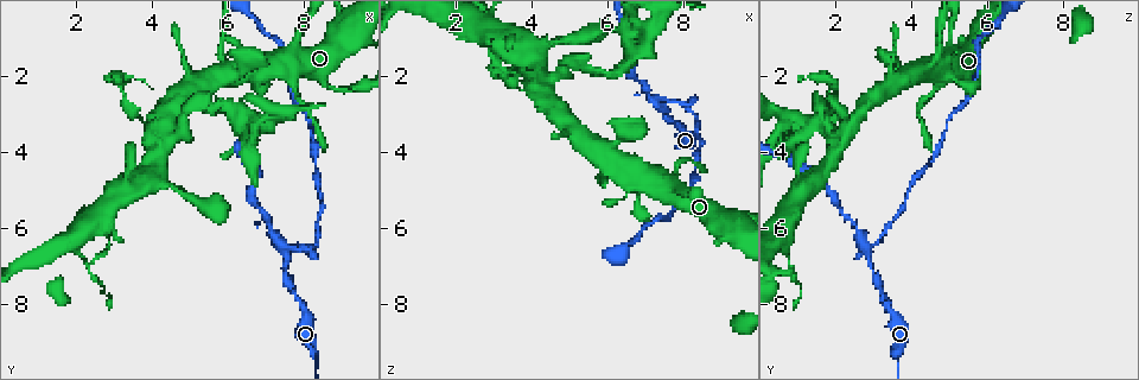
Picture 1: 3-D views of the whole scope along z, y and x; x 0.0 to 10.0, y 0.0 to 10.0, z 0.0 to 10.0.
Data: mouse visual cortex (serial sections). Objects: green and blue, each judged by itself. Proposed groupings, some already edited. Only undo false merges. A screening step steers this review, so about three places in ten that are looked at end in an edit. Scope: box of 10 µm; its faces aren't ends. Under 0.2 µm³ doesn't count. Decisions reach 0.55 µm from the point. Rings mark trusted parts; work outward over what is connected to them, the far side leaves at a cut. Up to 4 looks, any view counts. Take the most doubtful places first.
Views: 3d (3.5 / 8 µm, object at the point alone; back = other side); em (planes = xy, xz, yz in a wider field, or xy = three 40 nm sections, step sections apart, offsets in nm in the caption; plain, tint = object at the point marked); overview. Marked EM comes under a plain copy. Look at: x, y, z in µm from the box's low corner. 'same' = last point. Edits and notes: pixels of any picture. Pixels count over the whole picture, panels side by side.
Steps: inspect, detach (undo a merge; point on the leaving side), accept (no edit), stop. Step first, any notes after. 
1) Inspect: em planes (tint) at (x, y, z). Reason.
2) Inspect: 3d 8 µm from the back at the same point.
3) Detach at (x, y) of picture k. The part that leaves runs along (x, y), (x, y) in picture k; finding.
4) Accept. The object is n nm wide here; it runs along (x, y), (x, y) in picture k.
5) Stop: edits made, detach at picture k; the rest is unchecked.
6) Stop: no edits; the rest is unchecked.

Inspect: 3d 3.5 µm at (7.40, 6.55, 2.85). A fork.

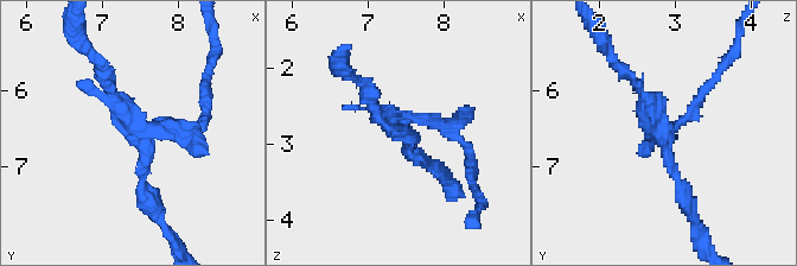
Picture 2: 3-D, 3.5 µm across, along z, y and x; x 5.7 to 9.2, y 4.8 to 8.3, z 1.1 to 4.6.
Inspect: em xy step 1 (tint) at (7.50, 6.55, 2.80). 3 arms meet here; the arms are 150, 150, 200 nm wide; now the EM.

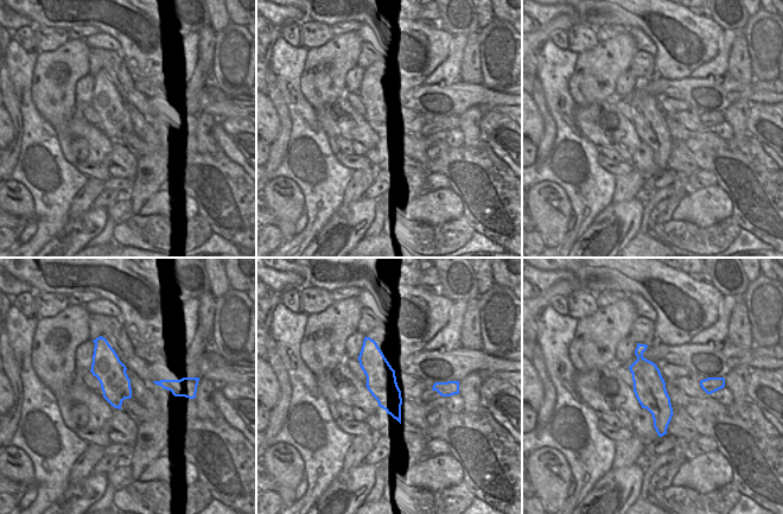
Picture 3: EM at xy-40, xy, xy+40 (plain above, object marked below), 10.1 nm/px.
Detach at (447, 122) of picture 2. The part that leaves runs along (407, 121), (435, 118), (469, 149), (469, 172) in picture 2; two cells meet here.

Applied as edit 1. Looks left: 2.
Inspect: 3d 3.5 µm at (5.90, 1.70, 4.60). Three arms meet.

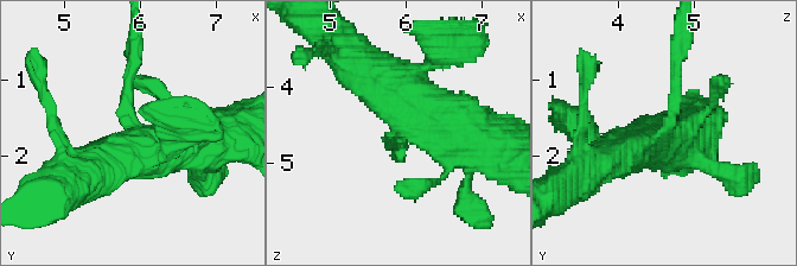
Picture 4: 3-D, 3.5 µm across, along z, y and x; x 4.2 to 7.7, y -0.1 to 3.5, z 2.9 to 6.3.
Inspect: em planes (tint) at (5.90, 1.65, 4.65).

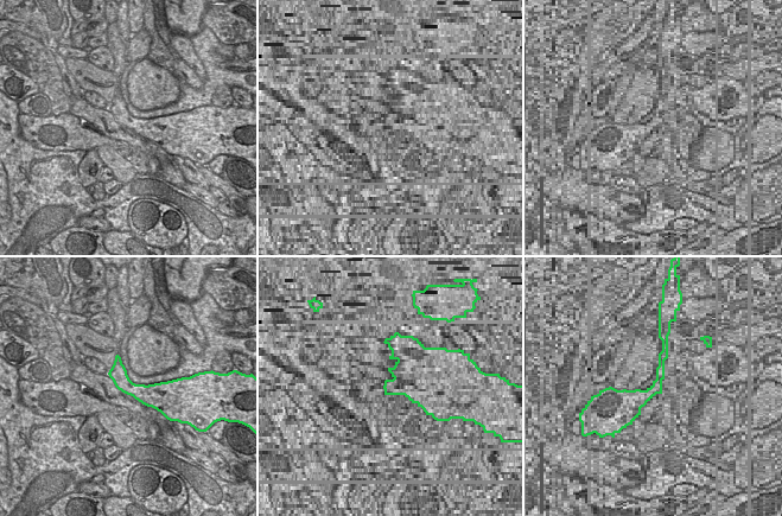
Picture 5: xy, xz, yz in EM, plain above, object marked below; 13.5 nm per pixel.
Accept. It runs along (466, 131), (371, 74), (342, 46) in picture 4; continuous, no second cell.

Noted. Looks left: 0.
Stop: edits made, detach at picture 2; the rest is unchecked.

